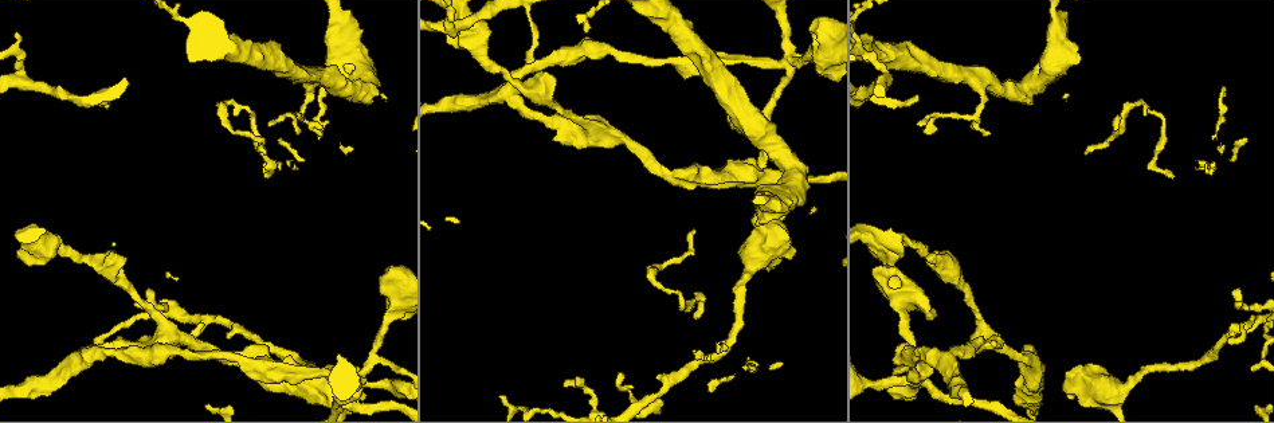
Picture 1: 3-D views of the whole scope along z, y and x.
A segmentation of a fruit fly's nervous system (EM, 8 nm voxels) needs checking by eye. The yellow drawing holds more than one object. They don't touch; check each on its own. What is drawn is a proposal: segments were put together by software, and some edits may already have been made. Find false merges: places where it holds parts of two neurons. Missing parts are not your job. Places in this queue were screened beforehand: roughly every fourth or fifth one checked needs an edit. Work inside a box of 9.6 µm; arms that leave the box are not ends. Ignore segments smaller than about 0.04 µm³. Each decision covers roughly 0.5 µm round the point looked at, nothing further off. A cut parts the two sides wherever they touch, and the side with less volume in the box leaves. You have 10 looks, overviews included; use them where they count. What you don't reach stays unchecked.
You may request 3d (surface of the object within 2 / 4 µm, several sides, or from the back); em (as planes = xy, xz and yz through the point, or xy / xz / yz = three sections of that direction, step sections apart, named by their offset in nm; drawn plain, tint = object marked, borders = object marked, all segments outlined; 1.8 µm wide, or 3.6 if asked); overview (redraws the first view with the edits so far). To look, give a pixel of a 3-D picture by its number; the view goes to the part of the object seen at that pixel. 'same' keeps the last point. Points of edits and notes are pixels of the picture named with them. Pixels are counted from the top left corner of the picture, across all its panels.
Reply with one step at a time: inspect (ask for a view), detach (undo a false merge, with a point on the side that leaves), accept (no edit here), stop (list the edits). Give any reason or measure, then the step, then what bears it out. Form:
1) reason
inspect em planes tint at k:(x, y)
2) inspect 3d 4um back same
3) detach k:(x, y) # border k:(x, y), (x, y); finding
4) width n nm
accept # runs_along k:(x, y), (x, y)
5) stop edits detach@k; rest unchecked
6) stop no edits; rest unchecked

calibre changes
inspect 3d 4um at 1:(897, 238)

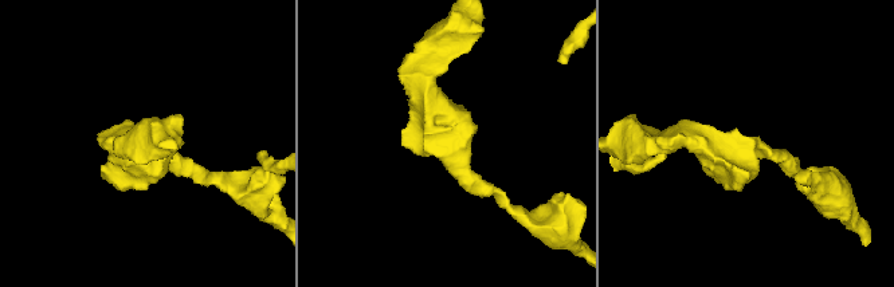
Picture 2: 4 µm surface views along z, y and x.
arm_widths 220, 340 nm; shape alone is not enough
inspect em 3.6um xz step 8 tint at 2:(460, 141)

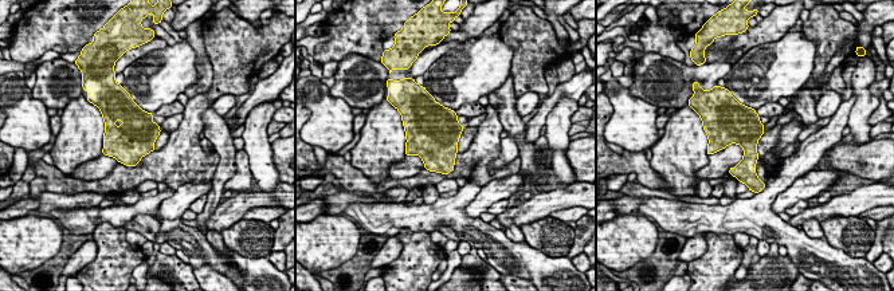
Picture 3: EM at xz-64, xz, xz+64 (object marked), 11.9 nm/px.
inspect em 3.6um planes tint same

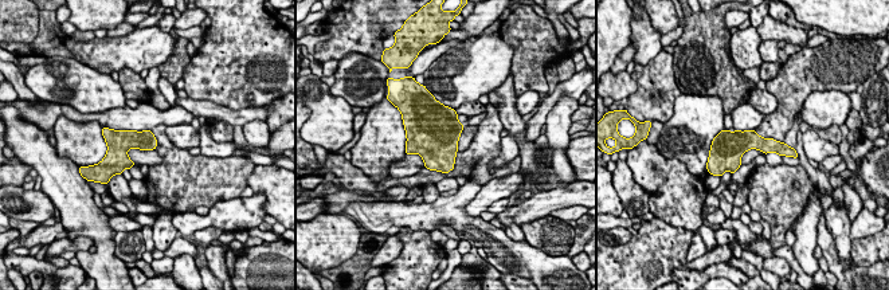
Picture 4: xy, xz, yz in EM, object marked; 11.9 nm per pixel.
width 240 nm
accept # one neuron here

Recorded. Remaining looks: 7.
sharp bend
inspect 3d 2um at 1:(946, 264)

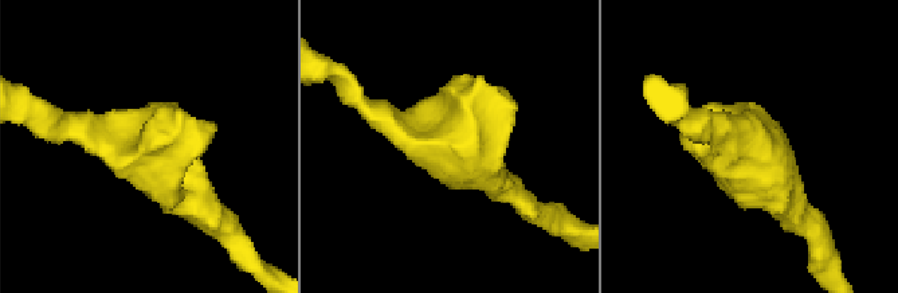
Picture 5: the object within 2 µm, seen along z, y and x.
need the tissue
inspect em yz step 4 tint at 5:(140, 147)

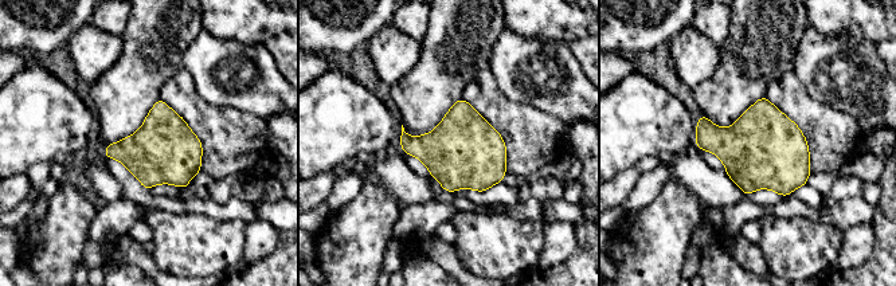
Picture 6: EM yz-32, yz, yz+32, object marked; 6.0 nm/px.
cut it another way
inspect em planes tint same

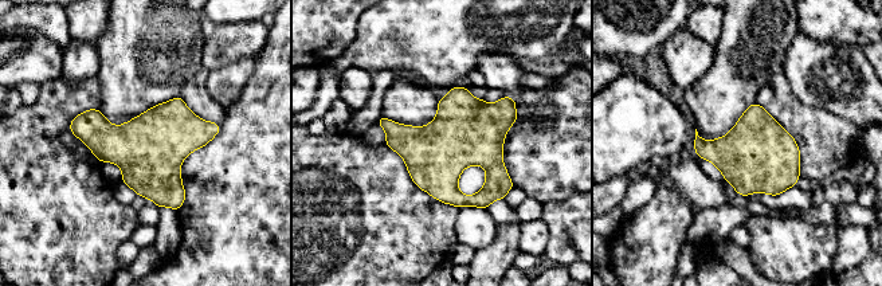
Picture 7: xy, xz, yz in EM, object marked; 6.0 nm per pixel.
accept # all the same neuron

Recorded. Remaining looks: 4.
abrupt turn
inspect em planes tint at 1:(162, 336)

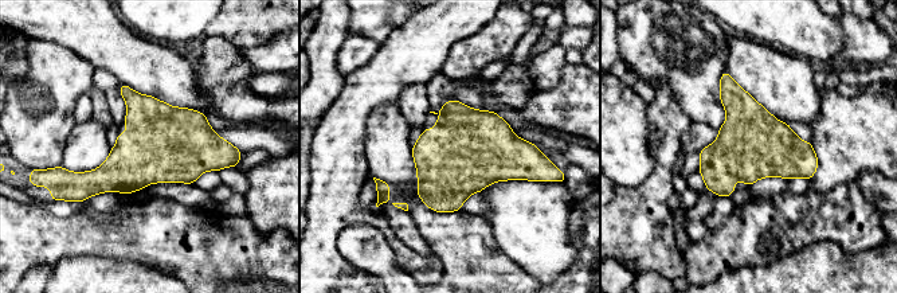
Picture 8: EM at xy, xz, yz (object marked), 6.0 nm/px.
accept # all the same neuron

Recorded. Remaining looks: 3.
sharp bend
inspect 3d 4um at 1:(785, 59)

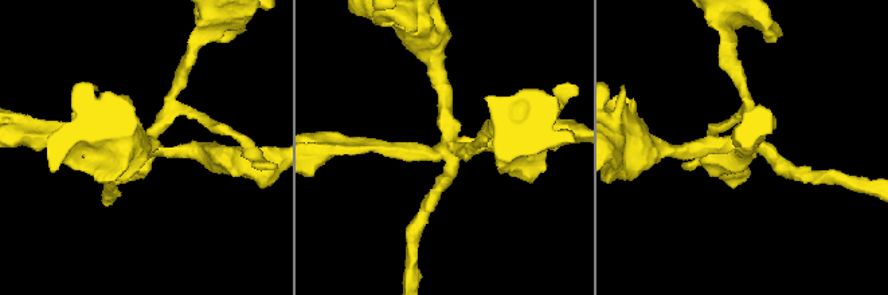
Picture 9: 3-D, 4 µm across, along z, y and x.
inspect em yz step 8 tint at 9:(444, 149)

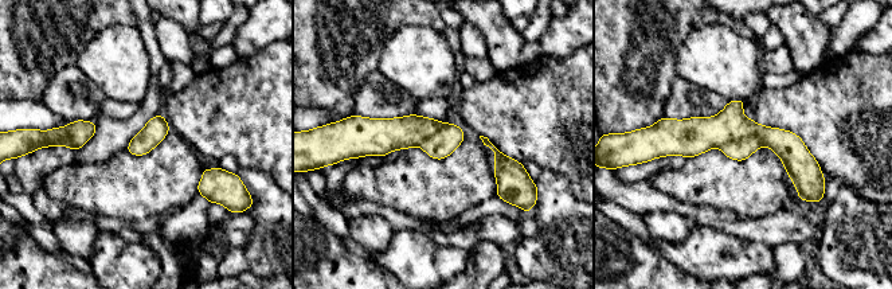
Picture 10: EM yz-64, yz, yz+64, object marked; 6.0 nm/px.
inspect em planes tint same

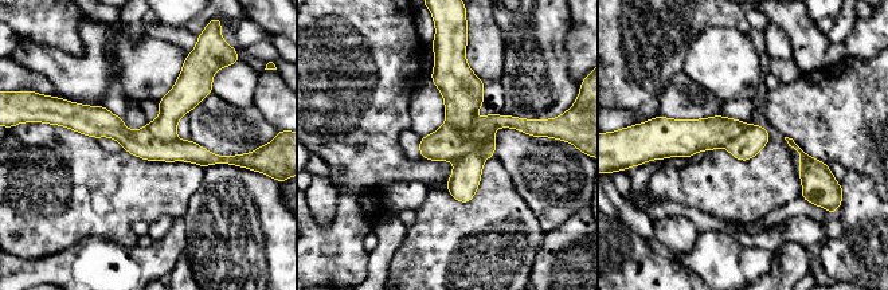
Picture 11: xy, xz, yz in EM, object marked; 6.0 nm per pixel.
width 220 nm
detach 11:(462, 94) # border 11:(474, 116), (465, 134), (446, 121); a second neuron is stuck on

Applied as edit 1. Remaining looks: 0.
stop edits detach@11; rest unchecked

